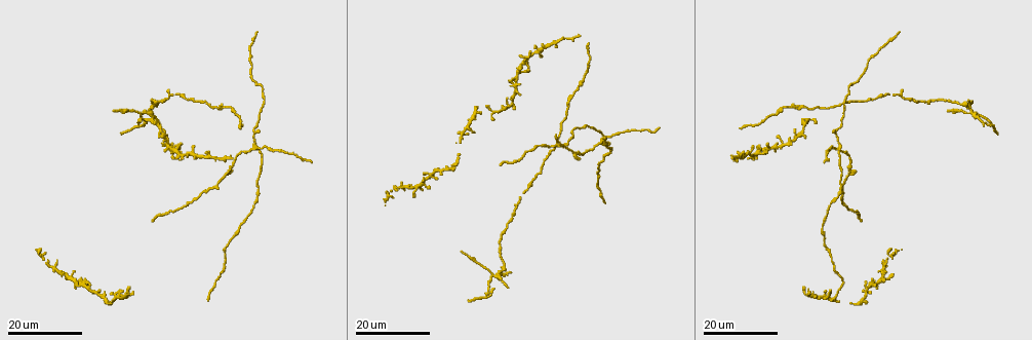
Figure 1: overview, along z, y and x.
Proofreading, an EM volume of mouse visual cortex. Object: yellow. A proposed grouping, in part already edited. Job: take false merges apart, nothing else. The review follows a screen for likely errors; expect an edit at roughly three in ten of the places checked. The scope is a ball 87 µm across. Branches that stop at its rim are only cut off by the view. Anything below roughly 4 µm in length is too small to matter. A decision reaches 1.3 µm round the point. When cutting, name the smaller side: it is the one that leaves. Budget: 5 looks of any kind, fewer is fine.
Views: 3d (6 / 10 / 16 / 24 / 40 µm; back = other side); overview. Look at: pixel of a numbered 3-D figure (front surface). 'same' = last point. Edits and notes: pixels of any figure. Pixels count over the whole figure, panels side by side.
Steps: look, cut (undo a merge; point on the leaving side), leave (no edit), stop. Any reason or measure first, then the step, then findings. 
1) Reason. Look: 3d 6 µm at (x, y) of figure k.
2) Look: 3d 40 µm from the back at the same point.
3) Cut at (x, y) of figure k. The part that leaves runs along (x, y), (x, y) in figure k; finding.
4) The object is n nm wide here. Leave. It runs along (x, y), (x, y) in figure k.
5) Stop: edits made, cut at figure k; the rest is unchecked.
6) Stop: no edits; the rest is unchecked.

Three-way junction. Look: 3d 16 µm at (227, 173) of figure 1.

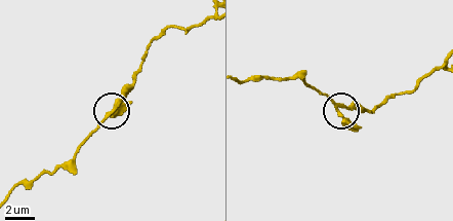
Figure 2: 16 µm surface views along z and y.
Look: 3d 10 µm at (116, 106) of figure 2.

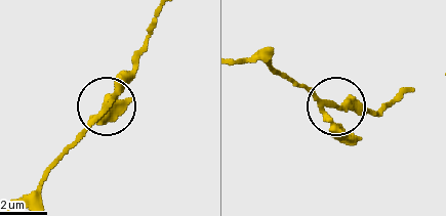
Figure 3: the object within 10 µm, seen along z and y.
Leave. It runs along (398, 98), (376, 111), (346, 111), (294, 83) in figure 3; one cell here.

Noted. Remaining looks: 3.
Sudden change in width. Look: 3d 16 µm at (213, 187) of figure 1.

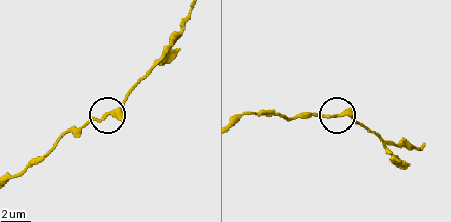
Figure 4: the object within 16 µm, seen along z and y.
Look: 3d 10 µm at (338, 114) of figure 4.

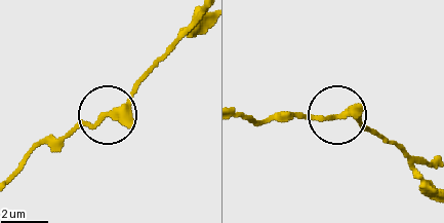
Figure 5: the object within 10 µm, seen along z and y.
3 arms meet here. Leave. Continuous, no second cell.

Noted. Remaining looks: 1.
Stop: no edits; the rest is unchecked.

